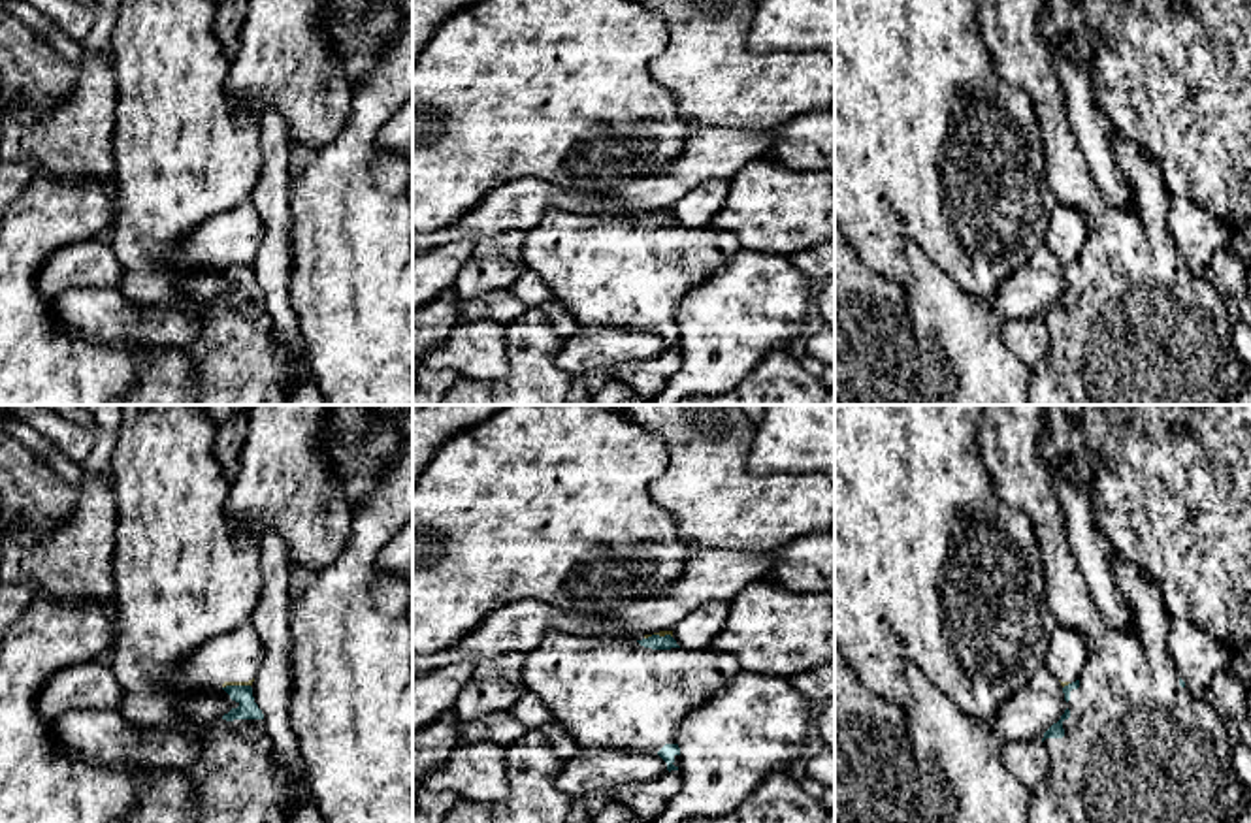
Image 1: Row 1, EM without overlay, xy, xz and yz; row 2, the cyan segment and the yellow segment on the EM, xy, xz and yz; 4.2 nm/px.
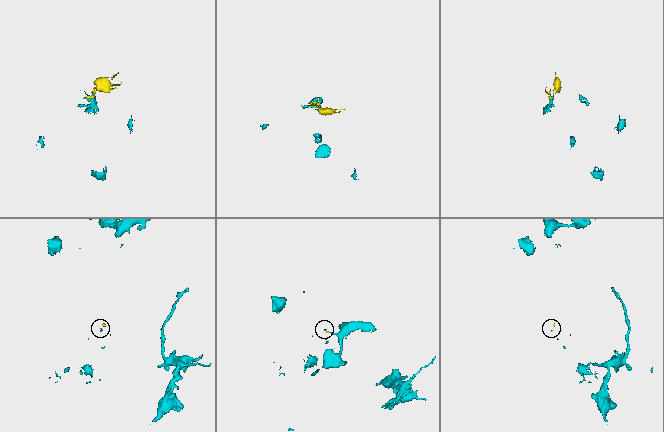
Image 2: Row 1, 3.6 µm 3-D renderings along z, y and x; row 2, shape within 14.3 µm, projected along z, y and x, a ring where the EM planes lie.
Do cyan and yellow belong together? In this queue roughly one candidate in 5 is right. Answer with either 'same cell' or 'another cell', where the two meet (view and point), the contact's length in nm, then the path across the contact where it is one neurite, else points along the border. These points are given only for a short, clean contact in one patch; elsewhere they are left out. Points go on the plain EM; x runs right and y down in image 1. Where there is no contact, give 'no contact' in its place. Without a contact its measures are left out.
another cell; meets cyan in xy at (236, 264); contact 120 nm long; border along xy (249, 262), (227, 262), (223, 266)

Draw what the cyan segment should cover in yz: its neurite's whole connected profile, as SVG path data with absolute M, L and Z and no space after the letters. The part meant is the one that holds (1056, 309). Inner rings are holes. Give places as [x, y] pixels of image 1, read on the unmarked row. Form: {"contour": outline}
{"contour": "M980 0L978 6L982 41L995 58L999 77L1025 90L1034 105L1051 194L1059 205L1074 207L1085 217L1083 247L1076 260L1063 266L1066 288L1042 316L1049 348L1032 369L1029 405L1234 405L1243 390L1245 371L1230 339L1232 322L1219 292L1204 275L1185 267L1170 237L1166 215L1172 196L1159 164L1113 130L1112 145L1117 166L1130 185L1130 203L1113 209L1104 202L1068 122L1064 87L1051 55L1053 43L1040 28L1044 9L1046 0Z"}

